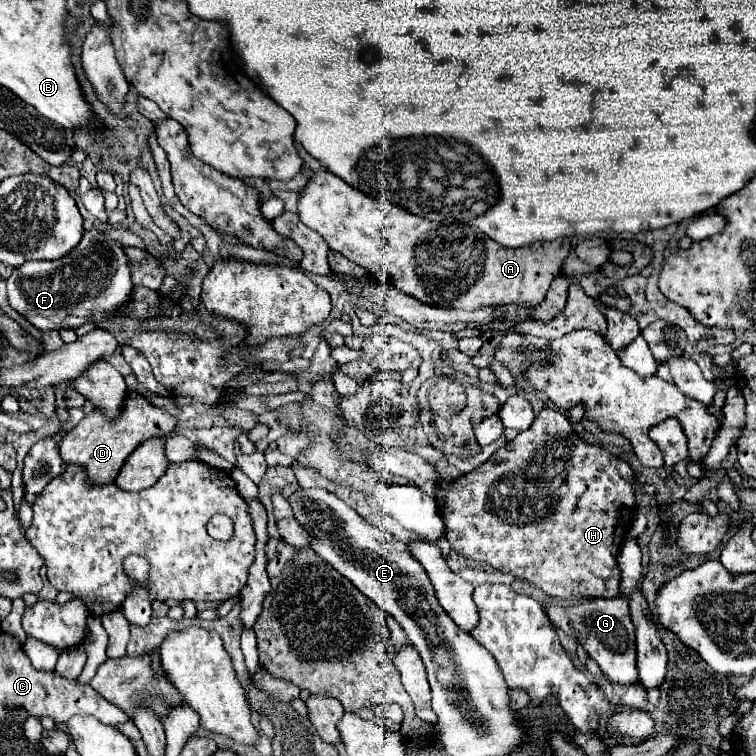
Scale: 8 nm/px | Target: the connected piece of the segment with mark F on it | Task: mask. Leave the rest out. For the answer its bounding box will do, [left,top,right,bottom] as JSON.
[7,229,133,331]

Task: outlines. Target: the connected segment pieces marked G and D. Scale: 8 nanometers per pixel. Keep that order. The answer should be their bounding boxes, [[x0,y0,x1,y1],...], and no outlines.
[[543,597,637,685],[59,389,177,483]]

